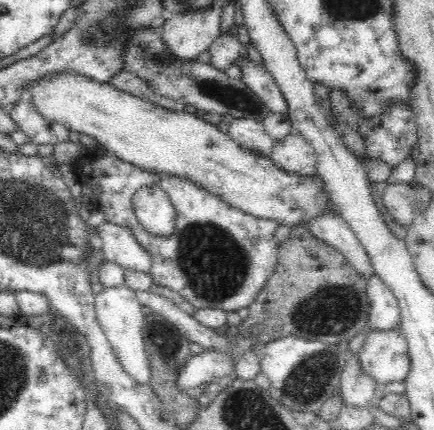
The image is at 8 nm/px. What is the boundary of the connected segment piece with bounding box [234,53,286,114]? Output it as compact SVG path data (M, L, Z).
M242 53L234 60L234 64L242 73L240 80L264 101L264 106L268 107L270 112L286 112L286 99L262 63L258 64Z

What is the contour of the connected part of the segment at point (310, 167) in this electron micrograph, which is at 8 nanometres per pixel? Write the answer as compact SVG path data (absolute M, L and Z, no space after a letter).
M291 132L280 142L275 142L269 157L278 169L290 175L311 177L317 174L316 153L300 134Z

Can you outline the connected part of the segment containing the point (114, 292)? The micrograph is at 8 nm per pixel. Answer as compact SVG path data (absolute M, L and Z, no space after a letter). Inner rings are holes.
M102 287L96 294L96 315L100 327L124 370L140 384L151 384L150 357L146 353L143 336L142 304L129 287Z

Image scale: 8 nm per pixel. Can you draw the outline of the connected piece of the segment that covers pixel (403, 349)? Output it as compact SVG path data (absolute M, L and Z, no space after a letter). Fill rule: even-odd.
M399 328L369 332L359 362L360 369L381 388L390 382L405 382L411 361L405 337Z

